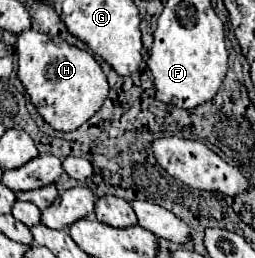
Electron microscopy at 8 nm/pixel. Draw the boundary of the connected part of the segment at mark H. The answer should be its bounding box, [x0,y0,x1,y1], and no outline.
[17,29,109,131]

